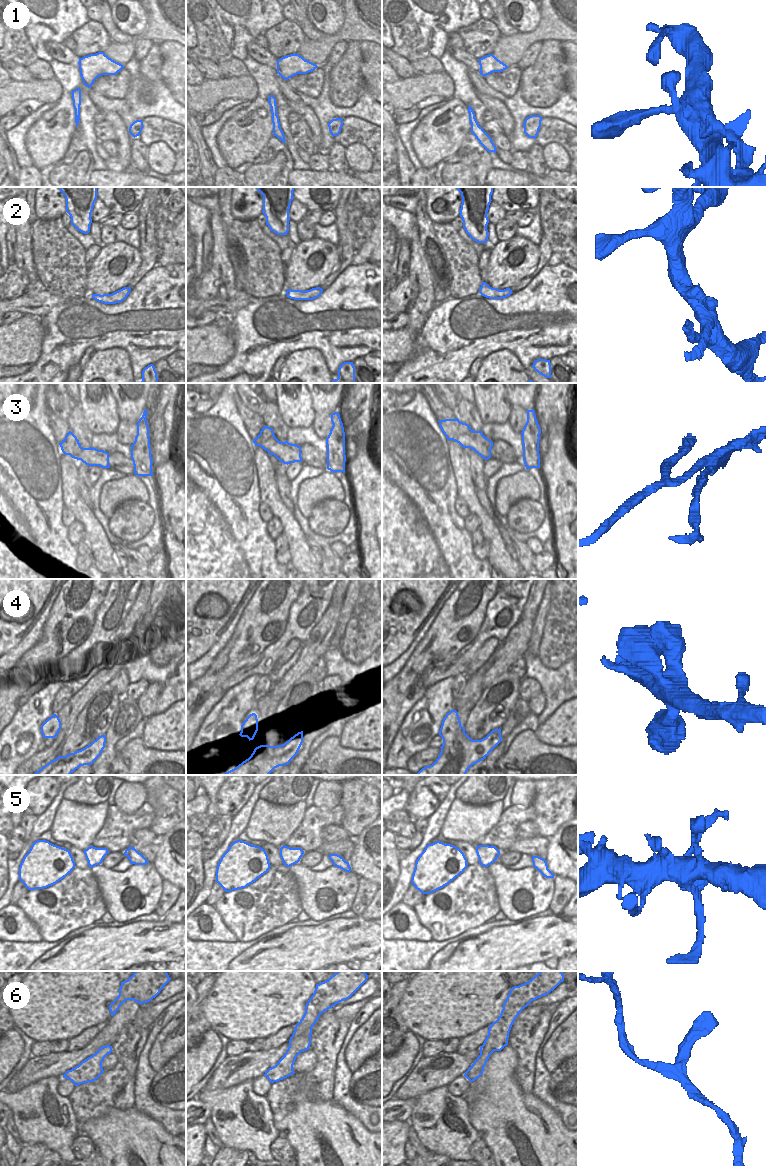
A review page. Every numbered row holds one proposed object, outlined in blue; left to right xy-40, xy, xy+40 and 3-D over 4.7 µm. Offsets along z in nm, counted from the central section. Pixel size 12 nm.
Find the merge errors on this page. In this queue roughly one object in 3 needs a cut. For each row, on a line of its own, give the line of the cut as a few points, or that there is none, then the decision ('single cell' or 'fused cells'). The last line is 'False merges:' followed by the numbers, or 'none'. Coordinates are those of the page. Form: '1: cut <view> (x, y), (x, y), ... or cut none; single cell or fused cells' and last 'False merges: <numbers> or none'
1: cut none; single cell
2: cut none; single cell
3: cut xy+40 (457, 427), (460, 433), (467, 433), (471, 429); fused cells
4: cut none; single cell
5: cut none; single cell
6: cut none; single cell
False merges: 3

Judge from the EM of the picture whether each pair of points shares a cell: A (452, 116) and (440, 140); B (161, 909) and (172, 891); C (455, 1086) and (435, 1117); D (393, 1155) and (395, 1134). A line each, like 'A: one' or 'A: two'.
A: one
B: one
C: two
D: one

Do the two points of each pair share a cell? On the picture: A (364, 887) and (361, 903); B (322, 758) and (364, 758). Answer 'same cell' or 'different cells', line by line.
A: same cell
B: same cell

